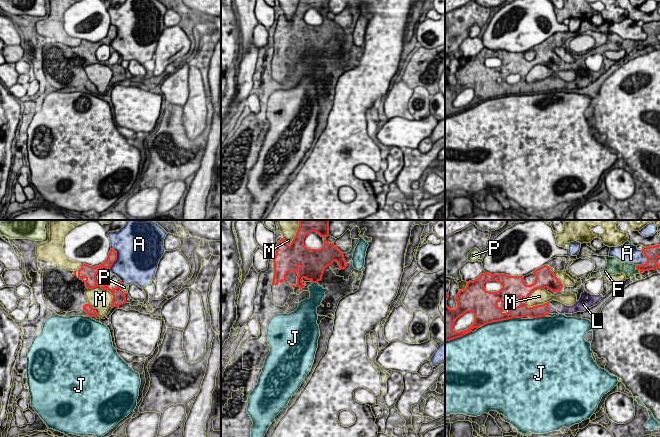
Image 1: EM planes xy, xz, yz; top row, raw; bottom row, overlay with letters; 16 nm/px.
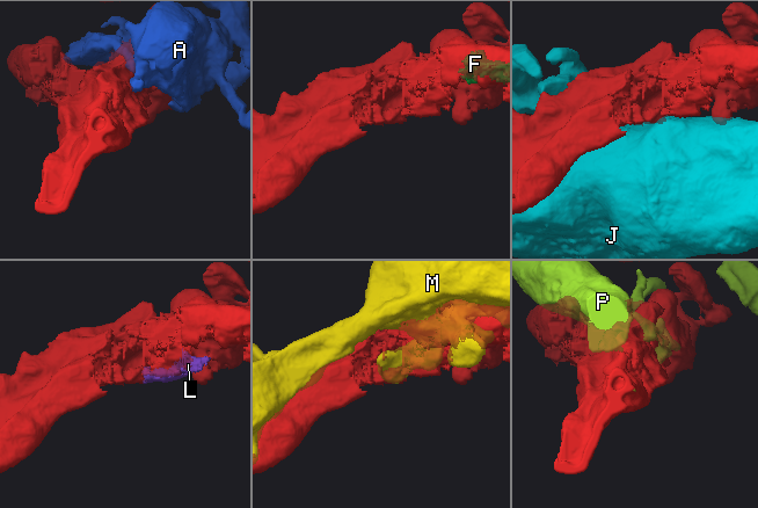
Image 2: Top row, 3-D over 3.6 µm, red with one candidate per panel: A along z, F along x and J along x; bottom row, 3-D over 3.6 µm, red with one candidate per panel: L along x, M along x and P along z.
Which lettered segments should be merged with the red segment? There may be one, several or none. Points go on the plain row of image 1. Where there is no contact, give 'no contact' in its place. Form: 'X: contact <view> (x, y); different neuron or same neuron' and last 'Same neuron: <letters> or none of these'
A: contact xy (116, 35); different neuron
F: contact yz (639, 46); same neuron
J: contact yz (501, 96); different neuron
L: contact yz (547, 85); same neuron
M: contact xy (105, 65); different neuron
P: contact xy (120, 64); different neuron
Same neuron: F, L

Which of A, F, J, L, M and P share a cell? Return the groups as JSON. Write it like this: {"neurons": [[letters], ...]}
{"neurons": [["A"], ["F", "L"], ["J"], ["M"], ["P"]]}

